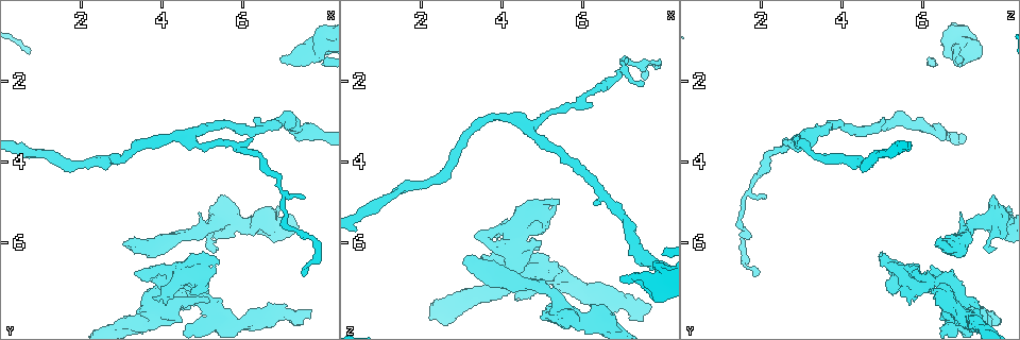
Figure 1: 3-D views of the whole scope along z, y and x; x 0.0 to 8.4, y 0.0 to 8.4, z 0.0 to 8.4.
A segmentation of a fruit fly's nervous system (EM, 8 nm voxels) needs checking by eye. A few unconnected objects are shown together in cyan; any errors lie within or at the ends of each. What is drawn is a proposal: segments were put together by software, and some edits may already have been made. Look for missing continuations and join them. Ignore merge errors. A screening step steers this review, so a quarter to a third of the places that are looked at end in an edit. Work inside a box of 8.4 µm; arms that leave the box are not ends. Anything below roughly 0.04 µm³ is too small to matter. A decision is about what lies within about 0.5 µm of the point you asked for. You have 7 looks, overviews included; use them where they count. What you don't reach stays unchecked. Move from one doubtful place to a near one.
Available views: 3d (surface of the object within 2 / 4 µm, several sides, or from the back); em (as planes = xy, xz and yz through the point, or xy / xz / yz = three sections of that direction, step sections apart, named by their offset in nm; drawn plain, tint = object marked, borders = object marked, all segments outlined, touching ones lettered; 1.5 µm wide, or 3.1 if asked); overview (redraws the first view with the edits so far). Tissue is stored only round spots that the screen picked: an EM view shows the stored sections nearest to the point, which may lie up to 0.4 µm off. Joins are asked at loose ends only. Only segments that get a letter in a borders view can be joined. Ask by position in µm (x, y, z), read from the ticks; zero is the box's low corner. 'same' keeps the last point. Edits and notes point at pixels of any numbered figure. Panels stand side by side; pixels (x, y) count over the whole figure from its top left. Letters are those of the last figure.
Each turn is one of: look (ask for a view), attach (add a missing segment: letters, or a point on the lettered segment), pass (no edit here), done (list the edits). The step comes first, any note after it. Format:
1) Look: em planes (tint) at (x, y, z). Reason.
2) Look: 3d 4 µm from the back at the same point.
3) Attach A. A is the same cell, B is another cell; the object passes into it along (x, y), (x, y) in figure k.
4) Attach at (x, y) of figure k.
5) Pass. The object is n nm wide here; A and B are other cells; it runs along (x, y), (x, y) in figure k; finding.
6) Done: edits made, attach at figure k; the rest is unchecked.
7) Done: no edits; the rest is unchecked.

Look: 3d 2 µm from the back at (5.40, 4.85, 7.70). Branch stops here.

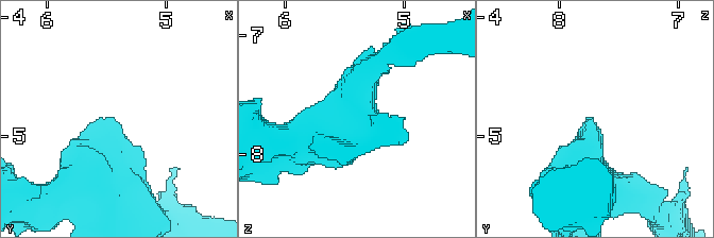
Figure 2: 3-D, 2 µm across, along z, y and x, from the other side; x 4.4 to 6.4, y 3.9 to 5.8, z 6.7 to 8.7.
Look: em yz step 4 (borders) at (5.44, 4.88, 7.72).

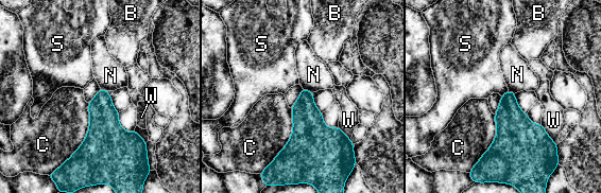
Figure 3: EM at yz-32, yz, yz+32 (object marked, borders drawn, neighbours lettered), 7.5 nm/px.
Pass. B, C, N, S and W are other cells; no lettered segment goes on from it.

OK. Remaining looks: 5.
Look: em planes (tint) at (7.70, 7.70, 7.70). Branch stops here.

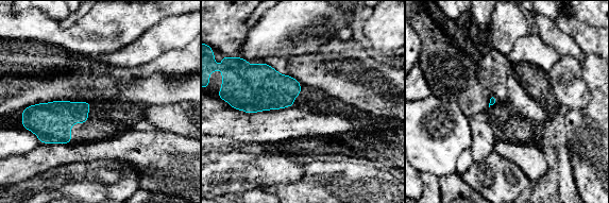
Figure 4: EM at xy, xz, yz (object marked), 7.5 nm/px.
Look: em planes (borders) at the same point.

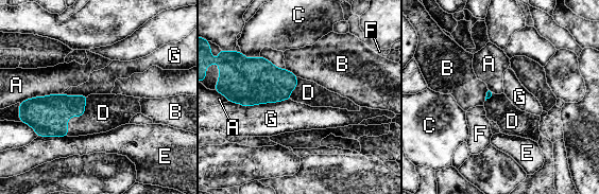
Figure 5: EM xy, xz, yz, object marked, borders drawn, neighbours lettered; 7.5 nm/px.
Attach D. The longest contact is with G, 480 nm; D is the same cell, A, B, C, E, F and G are other cells; the object passes into it along (48, 116), (75, 116), (103, 112) in figure 5; it goes on there.

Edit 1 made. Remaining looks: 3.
Look: em xz step 8 (tint) at (7.00, 1.50, 6.95). Branch stops here.

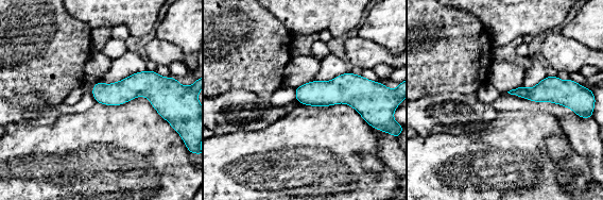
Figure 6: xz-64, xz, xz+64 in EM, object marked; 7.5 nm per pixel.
Look: em planes (borders) at the same point. Another direction.

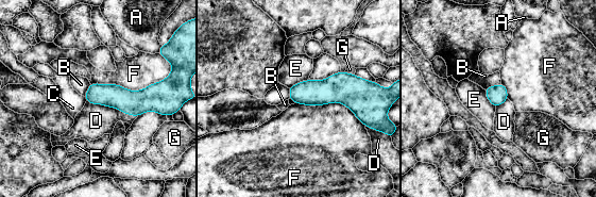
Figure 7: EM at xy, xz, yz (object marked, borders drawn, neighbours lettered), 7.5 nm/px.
Pass. The object is 150 nm wide here; A, B, C, D, E, F and G are other cells; none of them fits.

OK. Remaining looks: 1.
Done: edits made, attach at figure 5; the rest is unchecked.

